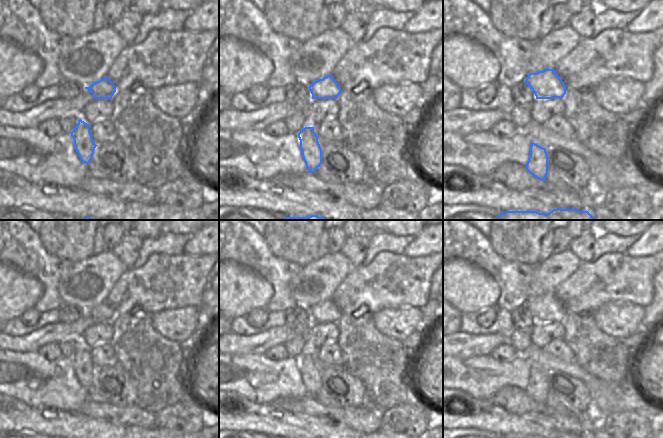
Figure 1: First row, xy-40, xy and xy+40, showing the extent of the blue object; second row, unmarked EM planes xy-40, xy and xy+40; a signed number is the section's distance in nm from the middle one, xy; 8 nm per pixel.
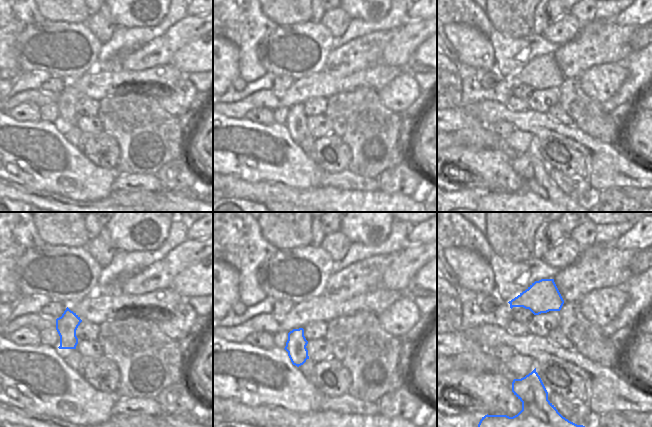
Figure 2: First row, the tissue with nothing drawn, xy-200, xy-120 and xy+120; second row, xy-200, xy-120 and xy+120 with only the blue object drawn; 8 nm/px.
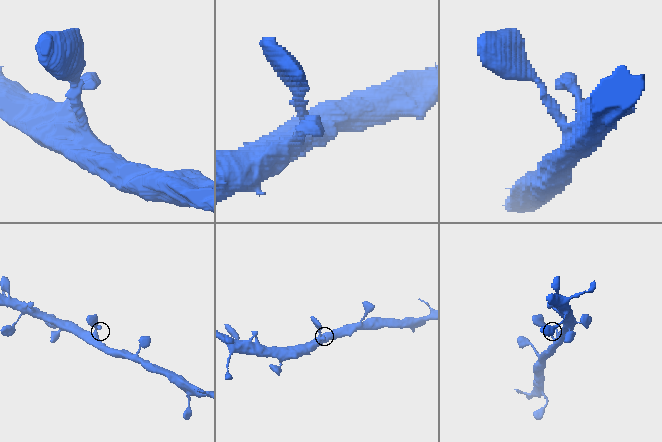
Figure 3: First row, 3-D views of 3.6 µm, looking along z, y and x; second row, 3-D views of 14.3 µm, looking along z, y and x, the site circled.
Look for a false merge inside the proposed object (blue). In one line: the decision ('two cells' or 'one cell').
one cell

